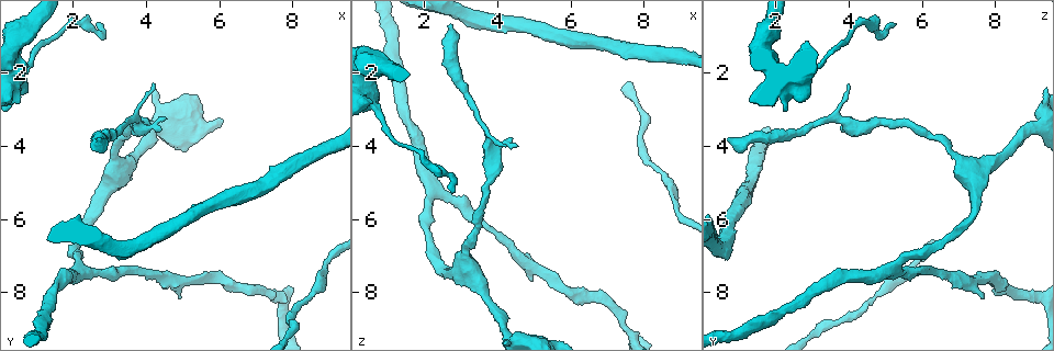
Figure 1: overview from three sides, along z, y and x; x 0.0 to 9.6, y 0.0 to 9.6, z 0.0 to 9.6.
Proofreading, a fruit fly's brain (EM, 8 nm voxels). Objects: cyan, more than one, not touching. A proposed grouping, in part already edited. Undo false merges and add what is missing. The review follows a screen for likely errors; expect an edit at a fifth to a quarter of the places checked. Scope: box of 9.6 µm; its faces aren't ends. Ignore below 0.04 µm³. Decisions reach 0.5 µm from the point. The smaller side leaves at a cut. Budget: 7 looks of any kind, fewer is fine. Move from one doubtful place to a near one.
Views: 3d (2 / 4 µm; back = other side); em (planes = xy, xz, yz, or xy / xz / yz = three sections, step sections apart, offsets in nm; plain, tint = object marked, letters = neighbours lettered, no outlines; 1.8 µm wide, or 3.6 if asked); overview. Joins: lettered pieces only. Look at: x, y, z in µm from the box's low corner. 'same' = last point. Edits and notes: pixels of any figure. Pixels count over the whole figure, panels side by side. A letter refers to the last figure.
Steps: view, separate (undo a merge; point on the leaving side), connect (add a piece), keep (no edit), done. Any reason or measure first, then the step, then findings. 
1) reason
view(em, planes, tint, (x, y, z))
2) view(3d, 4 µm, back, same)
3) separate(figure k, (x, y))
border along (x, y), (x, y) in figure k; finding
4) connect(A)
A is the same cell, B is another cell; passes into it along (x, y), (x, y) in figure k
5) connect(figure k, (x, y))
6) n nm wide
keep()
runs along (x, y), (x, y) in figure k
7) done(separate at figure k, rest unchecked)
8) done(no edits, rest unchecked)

thin end
view(em, xy, step 16, tint, (2.85, 0.65, 5.30))

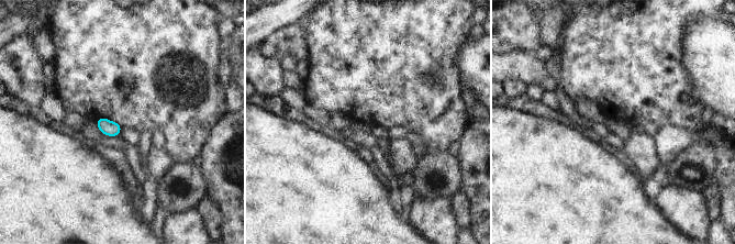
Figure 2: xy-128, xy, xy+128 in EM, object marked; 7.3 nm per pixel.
cut it another way
view(em, planes, letters, same)

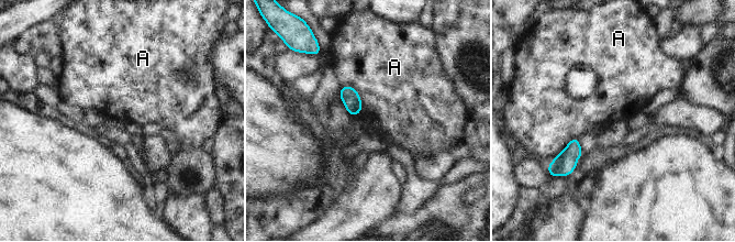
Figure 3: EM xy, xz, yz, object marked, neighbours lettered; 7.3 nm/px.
keep()
A is another cell; border along (342, 85), (356, 90), (358, 114) in figure 3; none of them fits

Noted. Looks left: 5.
calibre changes
view(3d, 2 µm, (3.75, 3.30, 3.75))

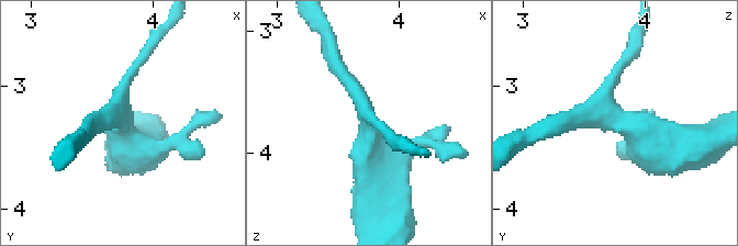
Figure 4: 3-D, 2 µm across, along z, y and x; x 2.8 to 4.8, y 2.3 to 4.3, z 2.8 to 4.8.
view(em, planes, letters, (3.78, 3.28, 3.76))

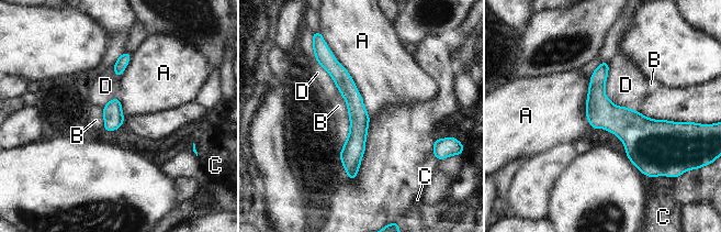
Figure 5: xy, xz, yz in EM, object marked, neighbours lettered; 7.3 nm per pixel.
A touches over 600 nm
keep()
A, B, C and D are other cells; border along (328, 48), (351, 77), (370, 117) in figure 5; all the same neuron

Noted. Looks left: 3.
end of a long branch
view(3d, 4 µm, (2.60, 3.70, 0.80))

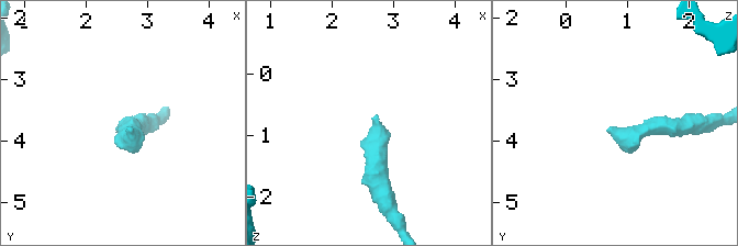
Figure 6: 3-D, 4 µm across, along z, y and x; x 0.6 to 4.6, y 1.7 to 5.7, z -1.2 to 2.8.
now the EM
view(em, planes, letters, (2.65, 3.75, 0.75))

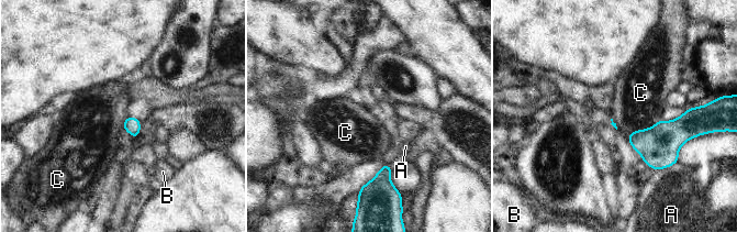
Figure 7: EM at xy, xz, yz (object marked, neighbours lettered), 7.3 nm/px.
C touches over 300 nm
keep()
A, B and C are other cells; border along (661, 118), (626, 136) in figure 7; none of them fits

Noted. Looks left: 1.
done(no edits, rest unchecked)

